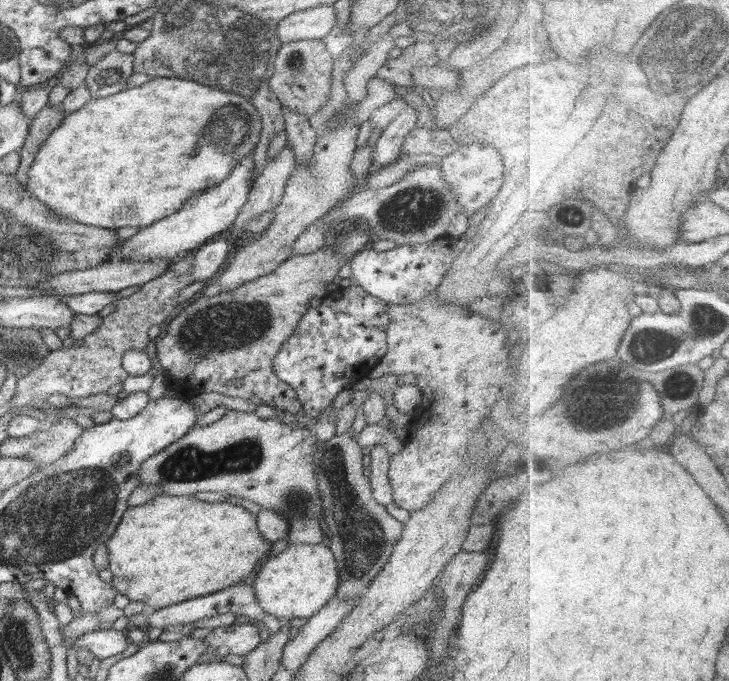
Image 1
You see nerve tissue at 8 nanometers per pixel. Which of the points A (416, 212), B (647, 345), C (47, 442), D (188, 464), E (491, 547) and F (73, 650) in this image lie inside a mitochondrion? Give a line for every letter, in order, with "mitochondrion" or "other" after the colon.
A: mitochondrion
B: mitochondrion
C: mitochondrion
D: mitochondrion
E: other
F: other

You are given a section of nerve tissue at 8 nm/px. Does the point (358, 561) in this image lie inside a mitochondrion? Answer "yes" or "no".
yes

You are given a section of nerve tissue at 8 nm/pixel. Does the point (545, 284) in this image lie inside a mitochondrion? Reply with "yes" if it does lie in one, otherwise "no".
no

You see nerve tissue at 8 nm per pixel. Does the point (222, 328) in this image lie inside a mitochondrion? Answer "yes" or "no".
yes

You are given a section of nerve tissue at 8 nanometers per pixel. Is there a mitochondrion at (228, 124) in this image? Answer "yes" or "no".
yes

